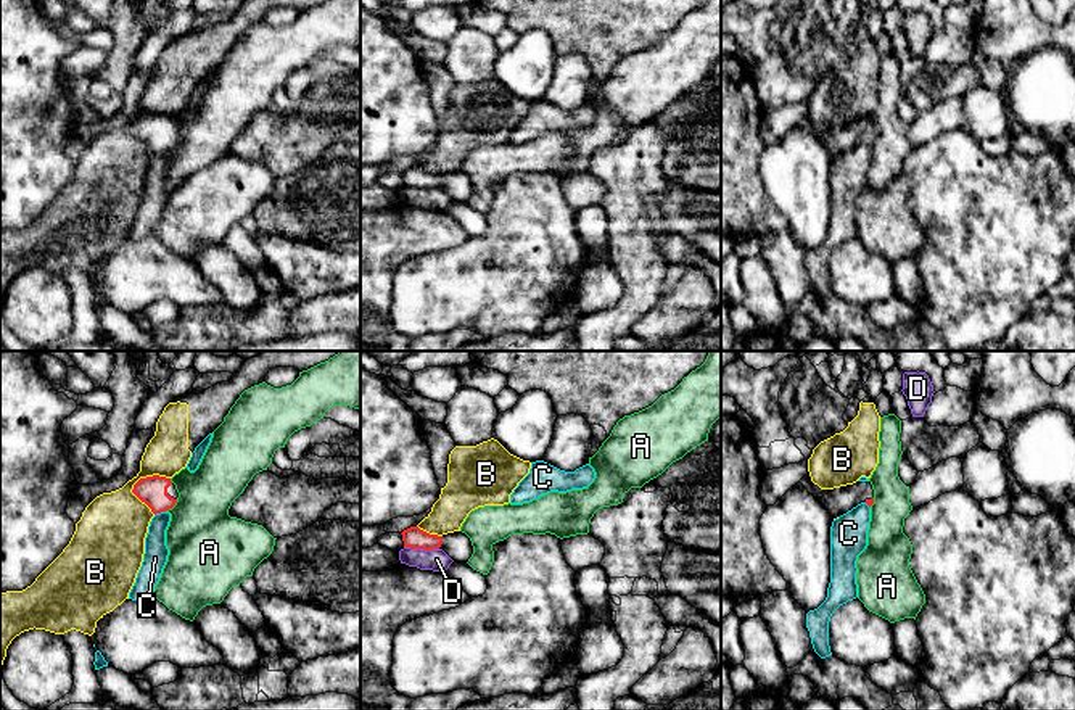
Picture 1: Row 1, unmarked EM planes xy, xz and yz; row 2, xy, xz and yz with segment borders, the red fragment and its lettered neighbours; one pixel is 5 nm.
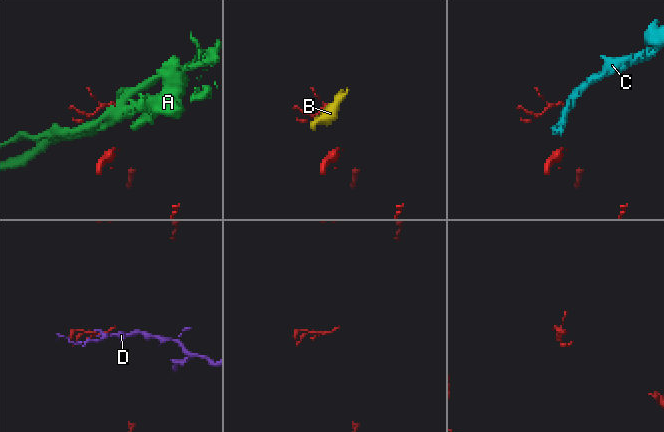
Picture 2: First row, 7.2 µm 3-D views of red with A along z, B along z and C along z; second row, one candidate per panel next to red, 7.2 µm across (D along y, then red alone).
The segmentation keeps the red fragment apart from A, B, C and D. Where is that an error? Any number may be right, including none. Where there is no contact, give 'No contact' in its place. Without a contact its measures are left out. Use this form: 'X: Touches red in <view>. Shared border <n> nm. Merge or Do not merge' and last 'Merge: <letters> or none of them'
A: Touches red in xy. Shared border 90 nm. Do not merge
B: Touches red in xy. Shared border 220 nm. Do not merge
C: Touches red in xy. Shared border 60 nm. Do not merge
D: Touches red in xz. Shared border 180 nm. Do not merge
Merge: none of them

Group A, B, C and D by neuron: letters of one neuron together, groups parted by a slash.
A / B / C / D

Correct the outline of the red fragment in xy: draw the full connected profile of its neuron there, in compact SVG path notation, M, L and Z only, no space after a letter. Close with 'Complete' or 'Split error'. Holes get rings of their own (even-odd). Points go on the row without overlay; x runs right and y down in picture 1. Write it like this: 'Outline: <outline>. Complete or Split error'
Outline: M159 114L140 118L134 124L132 132L145 142L154 155L172 148L179 137L171 118Z. Split error

